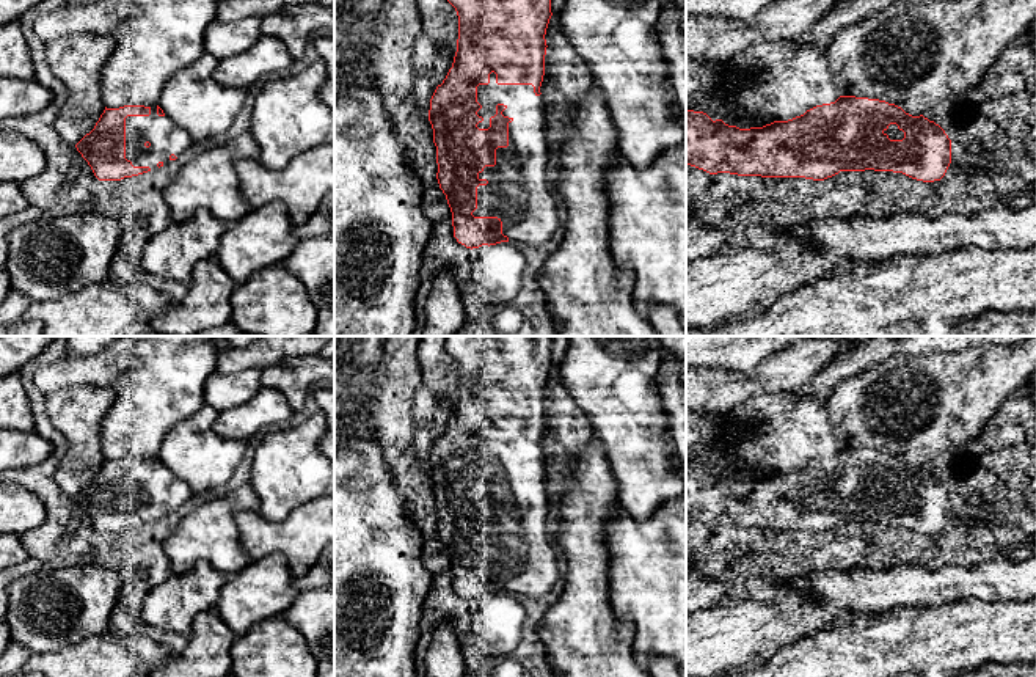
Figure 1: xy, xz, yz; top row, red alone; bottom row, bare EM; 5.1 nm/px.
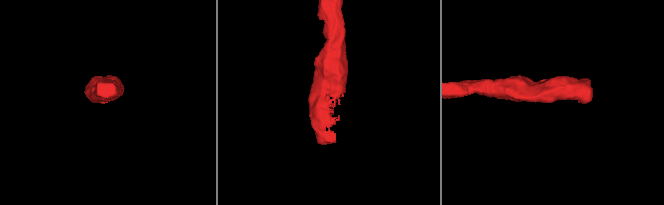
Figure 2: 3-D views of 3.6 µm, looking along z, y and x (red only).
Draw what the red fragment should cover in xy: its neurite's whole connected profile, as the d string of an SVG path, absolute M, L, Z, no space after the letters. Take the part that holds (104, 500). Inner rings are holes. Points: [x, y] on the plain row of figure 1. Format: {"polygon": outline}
{"polygon": "M159 457L107 460L77 503L99 532L121 532L176 512L193 496Z"}

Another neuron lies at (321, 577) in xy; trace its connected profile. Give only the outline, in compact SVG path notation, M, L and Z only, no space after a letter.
M334 542L328 543L317 562L301 576L294 578L300 592L333 591L334 592Z

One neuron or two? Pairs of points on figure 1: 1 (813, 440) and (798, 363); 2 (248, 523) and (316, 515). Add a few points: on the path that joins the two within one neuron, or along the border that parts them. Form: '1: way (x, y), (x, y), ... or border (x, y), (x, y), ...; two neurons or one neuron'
1: border (829, 362), (796, 390), (766, 395); two neurons
2: way (266, 531), (299, 531); one neuron

